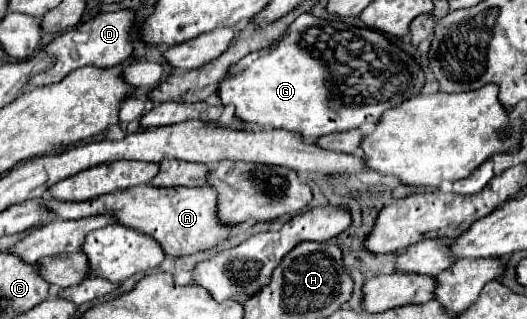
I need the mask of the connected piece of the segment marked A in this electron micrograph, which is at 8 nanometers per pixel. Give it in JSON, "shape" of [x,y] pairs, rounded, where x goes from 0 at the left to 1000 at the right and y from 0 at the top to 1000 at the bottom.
{"shape":[[[288,577],[273,583],[250,583],[231,602],[197,608],[194,621],[163,627],[163,633],[110,633],[91,627],[87,646],[106,665],[110,683],[144,690],[190,671],[197,658],[216,658],[224,677],[224,696],[235,708],[247,708],[254,721],[266,721],[304,759],[315,796],[326,803],[361,803],[372,790],[391,784],[414,784],[425,752],[436,746],[436,734],[452,708],[433,708],[429,696],[417,696],[414,683],[414,608],[402,583],[383,589],[353,589],[353,583],[326,583],[326,589],[300,589]]]}

